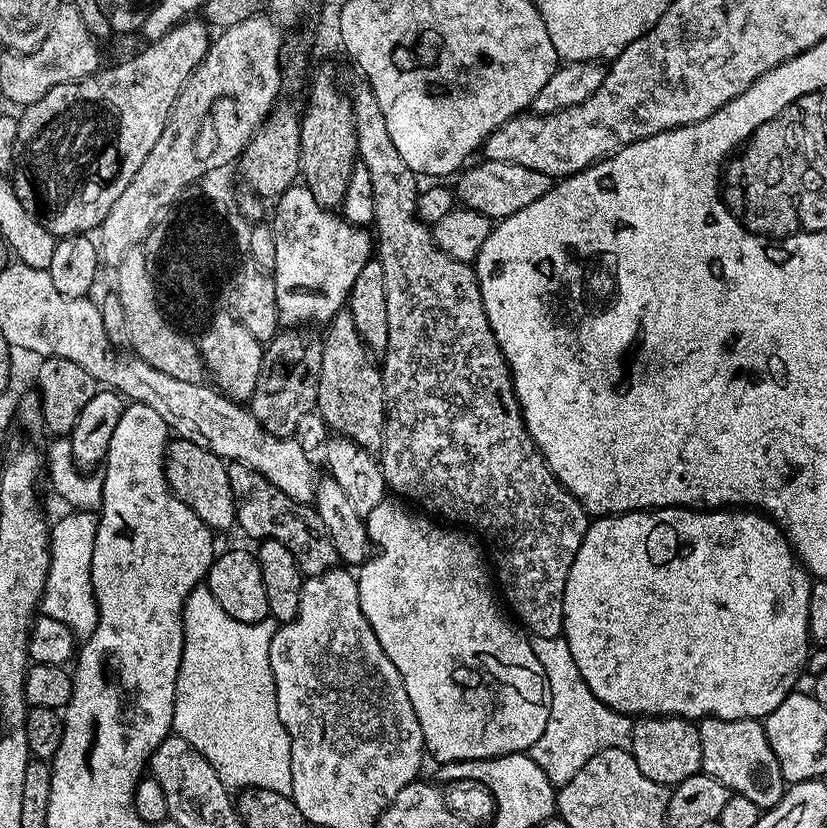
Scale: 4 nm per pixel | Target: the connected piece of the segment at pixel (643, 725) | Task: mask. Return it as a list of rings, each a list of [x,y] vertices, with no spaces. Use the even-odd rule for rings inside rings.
[[[646,716],[637,719],[632,725],[632,747],[630,749],[638,770],[665,786],[675,786],[686,778],[701,771],[702,742],[699,727],[682,716]]]

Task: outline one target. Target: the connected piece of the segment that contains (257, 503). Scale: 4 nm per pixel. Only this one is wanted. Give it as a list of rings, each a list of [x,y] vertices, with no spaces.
[[[235,462],[228,464],[228,477],[232,483],[232,493],[236,503],[236,524],[256,542],[261,540],[277,540],[294,554],[301,573],[305,577],[317,576],[323,572],[331,572],[337,567],[336,547],[316,513],[315,507],[299,504],[292,500],[278,486],[271,484],[260,472]]]

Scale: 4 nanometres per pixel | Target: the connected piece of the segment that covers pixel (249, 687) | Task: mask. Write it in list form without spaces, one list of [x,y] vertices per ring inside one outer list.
[[[198,586],[184,599],[184,645],[176,683],[176,701],[172,726],[175,735],[190,742],[210,762],[218,778],[229,789],[265,788],[291,793],[290,738],[278,718],[276,687],[270,670],[270,642],[278,624],[269,618],[247,624],[230,618],[210,594],[207,586]]]

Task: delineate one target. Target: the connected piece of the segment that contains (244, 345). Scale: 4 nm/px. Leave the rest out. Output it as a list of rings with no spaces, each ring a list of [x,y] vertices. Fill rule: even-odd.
[[[221,310],[218,318],[214,318],[214,322],[210,322],[210,326],[199,333],[198,347],[210,380],[212,376],[211,383],[229,400],[248,402],[257,389],[265,345],[259,344],[254,334],[250,334],[243,319],[233,316],[228,310]]]

